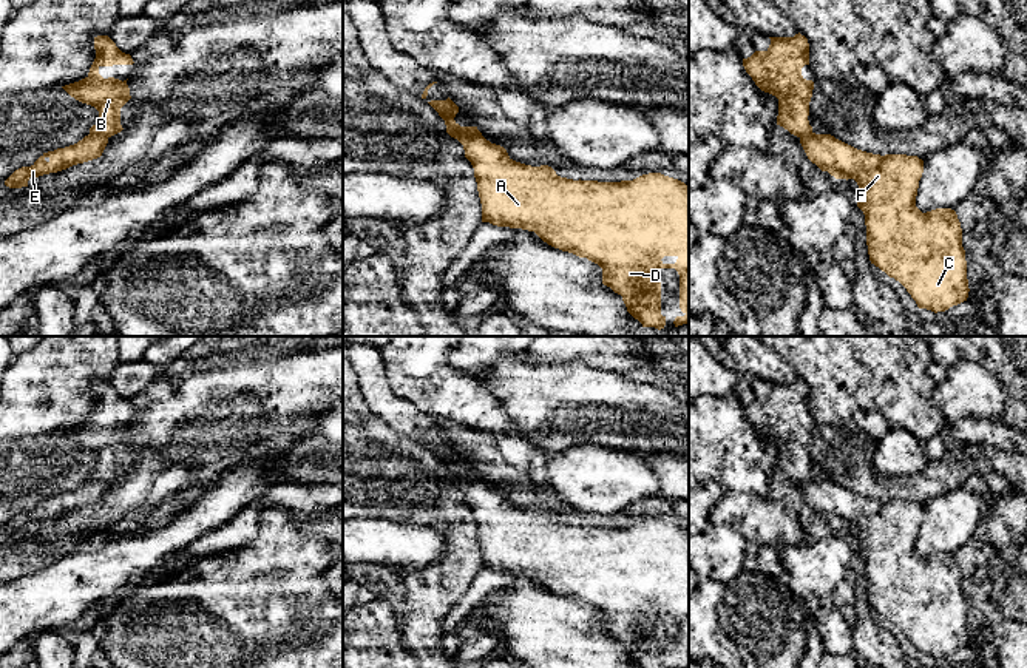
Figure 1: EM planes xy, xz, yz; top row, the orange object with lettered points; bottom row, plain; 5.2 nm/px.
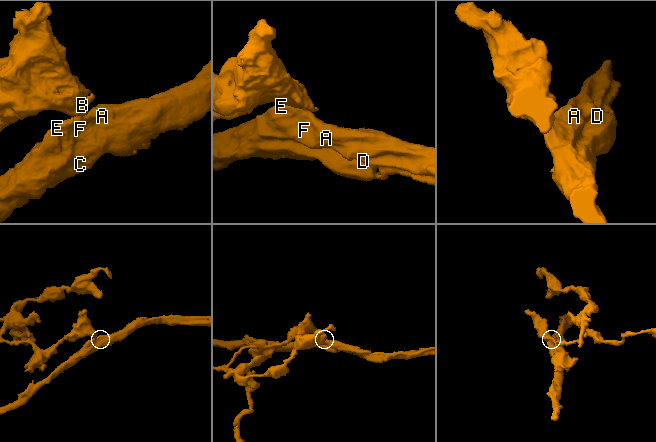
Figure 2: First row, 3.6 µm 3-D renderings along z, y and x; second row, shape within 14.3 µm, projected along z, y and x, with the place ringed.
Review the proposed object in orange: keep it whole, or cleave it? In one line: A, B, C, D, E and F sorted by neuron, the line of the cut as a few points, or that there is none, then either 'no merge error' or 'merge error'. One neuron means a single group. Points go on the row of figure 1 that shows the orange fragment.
A C D E F / B | xy (90, 133), (99, 133), (107, 138) | merge error

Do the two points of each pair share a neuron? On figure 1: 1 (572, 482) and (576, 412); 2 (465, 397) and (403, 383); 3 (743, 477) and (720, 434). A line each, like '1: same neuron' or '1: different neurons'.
1: different neurons
2: same neuron
3: same neuron

